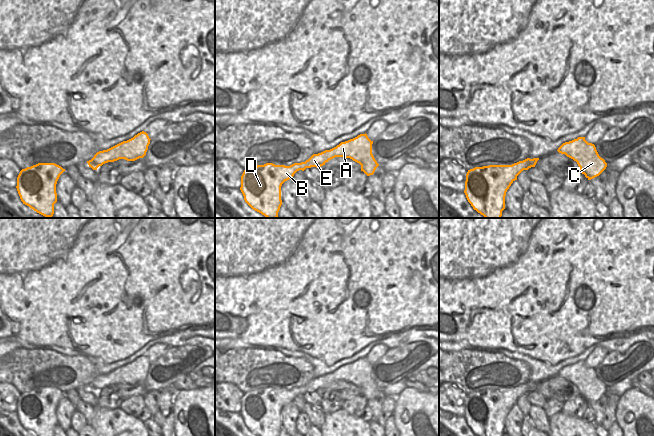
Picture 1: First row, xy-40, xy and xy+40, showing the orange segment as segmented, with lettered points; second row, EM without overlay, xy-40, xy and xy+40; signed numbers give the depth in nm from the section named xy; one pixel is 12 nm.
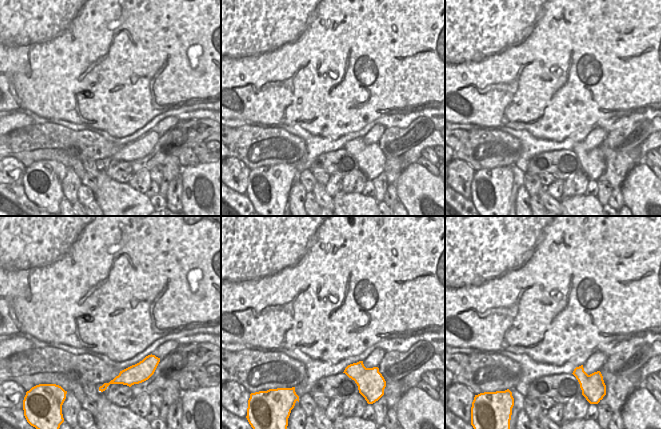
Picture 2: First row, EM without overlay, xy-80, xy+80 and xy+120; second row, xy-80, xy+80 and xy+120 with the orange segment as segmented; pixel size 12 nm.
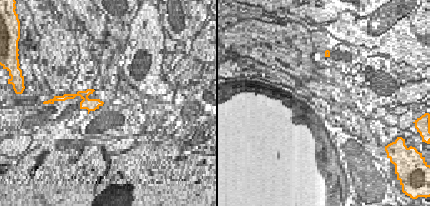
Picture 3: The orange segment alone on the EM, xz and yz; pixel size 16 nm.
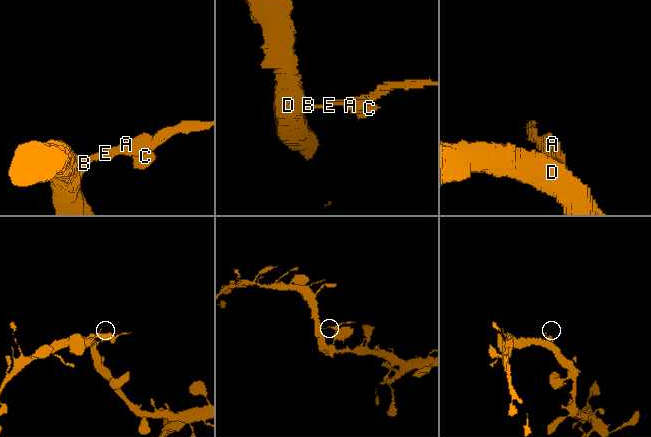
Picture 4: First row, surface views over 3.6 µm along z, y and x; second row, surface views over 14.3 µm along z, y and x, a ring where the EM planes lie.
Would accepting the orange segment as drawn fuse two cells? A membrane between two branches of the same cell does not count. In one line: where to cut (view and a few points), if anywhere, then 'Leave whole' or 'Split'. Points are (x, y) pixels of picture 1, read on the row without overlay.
Split along xy (308, 384), (306, 391). Split

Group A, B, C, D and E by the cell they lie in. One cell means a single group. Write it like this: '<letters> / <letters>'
A C E / B D

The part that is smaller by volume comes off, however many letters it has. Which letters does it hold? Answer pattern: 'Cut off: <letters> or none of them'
Cut off: A, C, E

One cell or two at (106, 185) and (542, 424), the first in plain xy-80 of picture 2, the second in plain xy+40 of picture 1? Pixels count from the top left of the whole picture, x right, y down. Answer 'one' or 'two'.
two

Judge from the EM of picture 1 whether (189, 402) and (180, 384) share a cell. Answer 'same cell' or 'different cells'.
different cells

